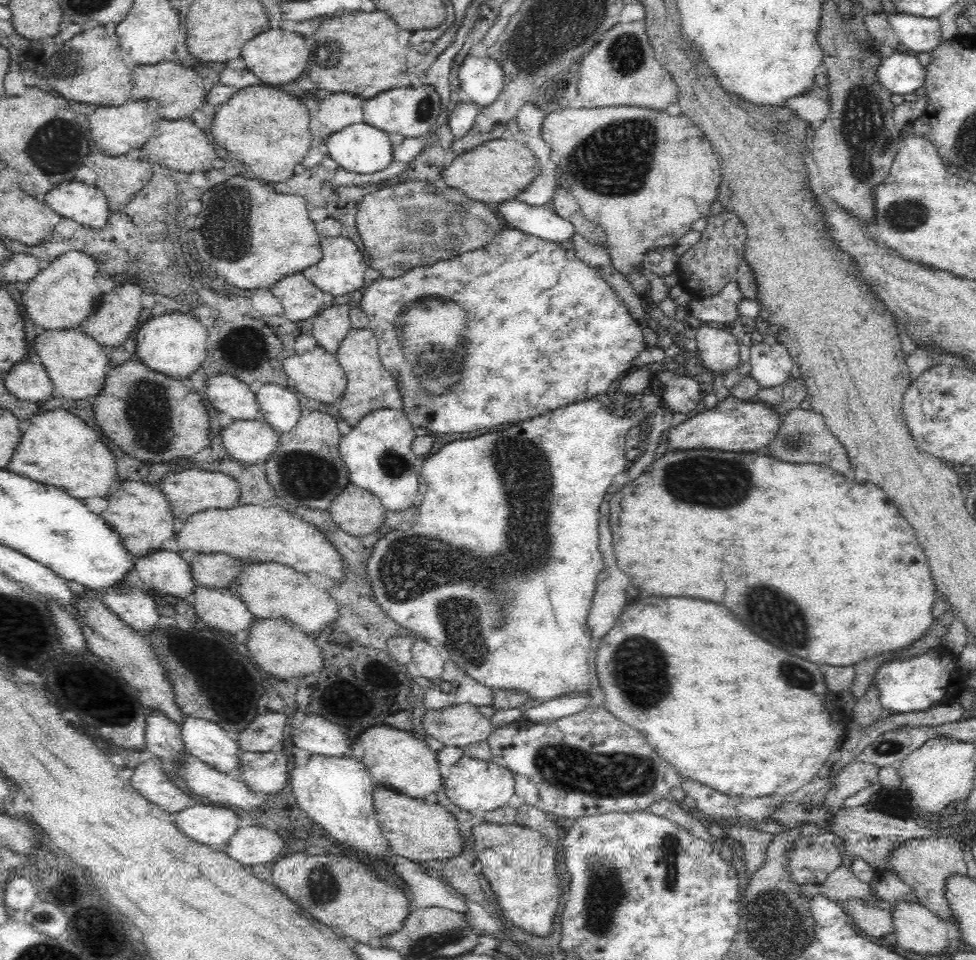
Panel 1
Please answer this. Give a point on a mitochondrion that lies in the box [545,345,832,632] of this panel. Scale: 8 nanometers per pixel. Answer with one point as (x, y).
(716, 483)

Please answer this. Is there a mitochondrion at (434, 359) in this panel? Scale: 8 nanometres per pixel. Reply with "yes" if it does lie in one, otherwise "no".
yes

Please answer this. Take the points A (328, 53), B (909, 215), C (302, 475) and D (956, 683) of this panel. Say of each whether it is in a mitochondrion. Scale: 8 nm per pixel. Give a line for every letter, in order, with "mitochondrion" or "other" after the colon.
A: mitochondrion
B: mitochondrion
C: mitochondrion
D: other

